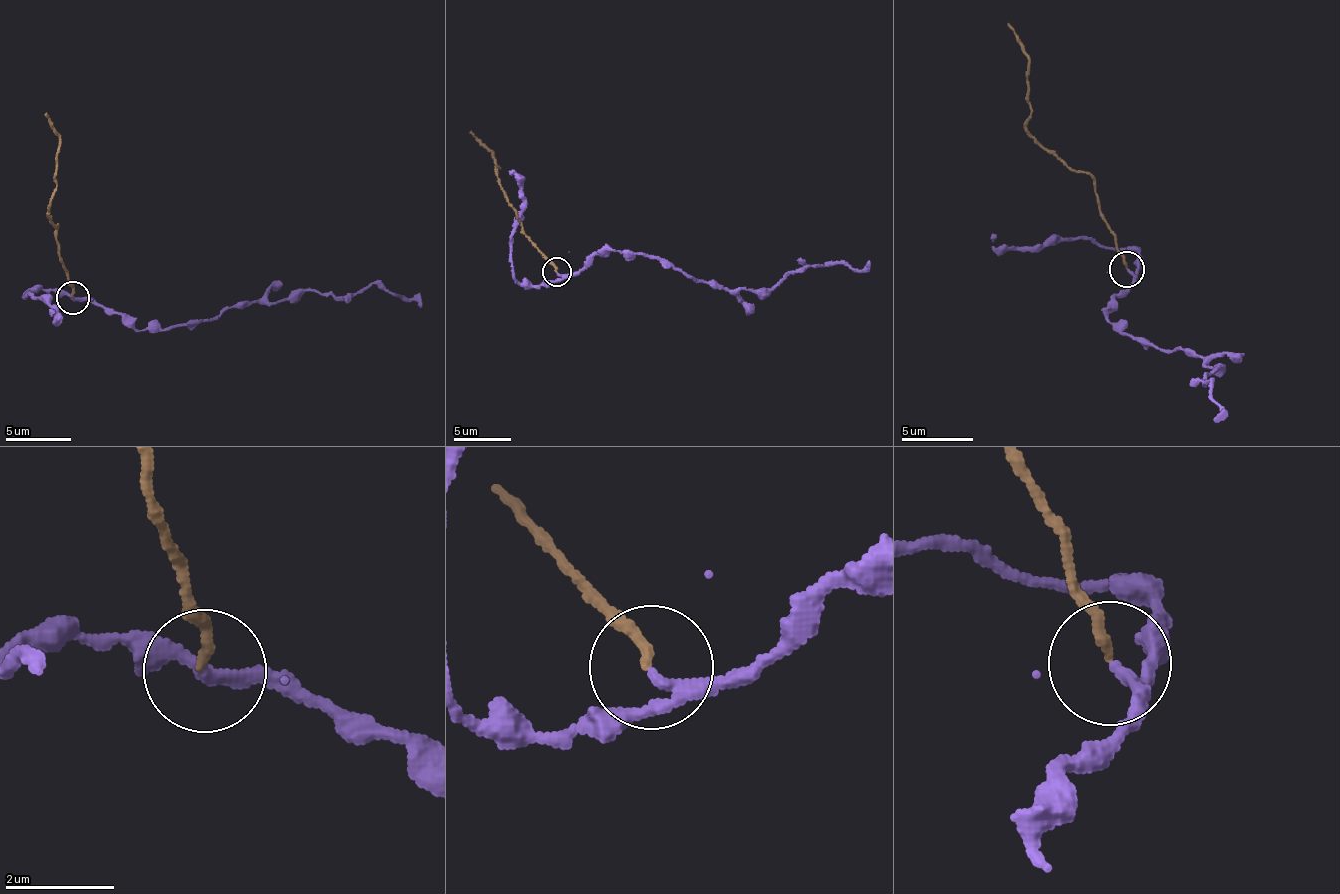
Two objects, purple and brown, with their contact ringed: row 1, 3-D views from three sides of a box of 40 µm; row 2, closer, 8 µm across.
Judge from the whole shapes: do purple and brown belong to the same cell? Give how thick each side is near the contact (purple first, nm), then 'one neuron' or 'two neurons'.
calibres 170 and 180 nm; two neurons

